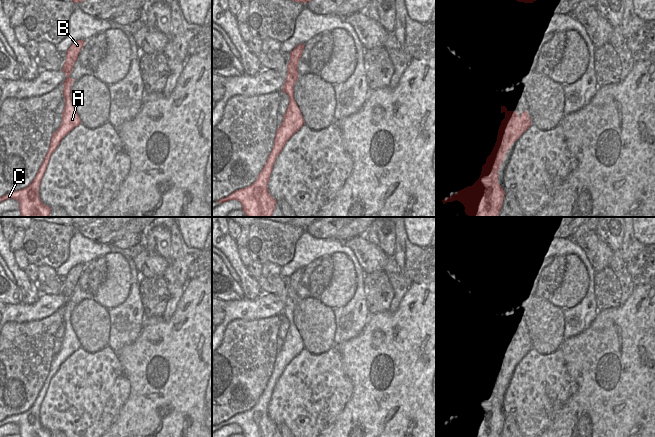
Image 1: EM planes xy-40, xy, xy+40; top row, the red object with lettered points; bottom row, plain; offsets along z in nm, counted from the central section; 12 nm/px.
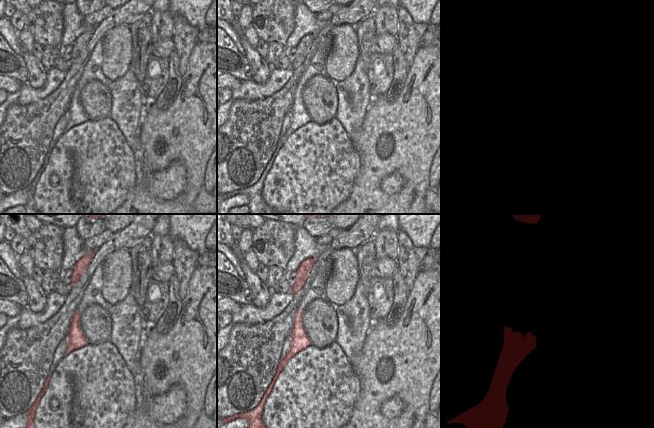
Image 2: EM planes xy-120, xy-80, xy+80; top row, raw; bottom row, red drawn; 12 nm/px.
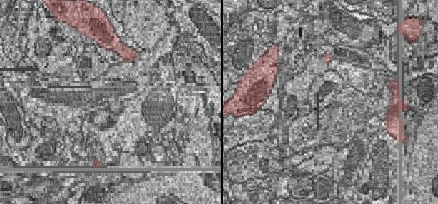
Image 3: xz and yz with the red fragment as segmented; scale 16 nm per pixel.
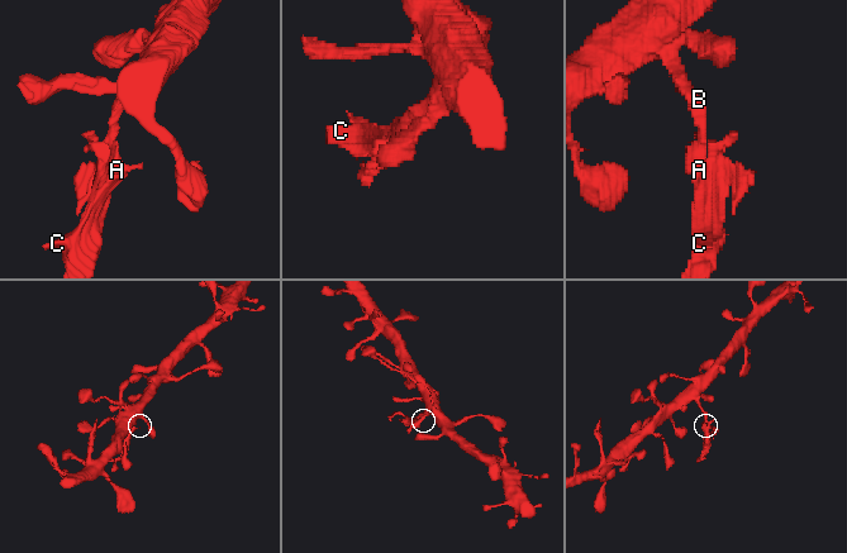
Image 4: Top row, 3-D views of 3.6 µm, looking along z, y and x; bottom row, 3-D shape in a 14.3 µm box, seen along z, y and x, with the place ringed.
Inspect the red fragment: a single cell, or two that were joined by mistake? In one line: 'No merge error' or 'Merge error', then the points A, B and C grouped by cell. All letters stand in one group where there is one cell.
Merge error. Groups: A C / B

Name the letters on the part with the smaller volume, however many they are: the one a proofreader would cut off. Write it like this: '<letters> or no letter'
A, C

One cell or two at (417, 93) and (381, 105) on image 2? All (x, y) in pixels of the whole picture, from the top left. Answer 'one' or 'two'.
one

